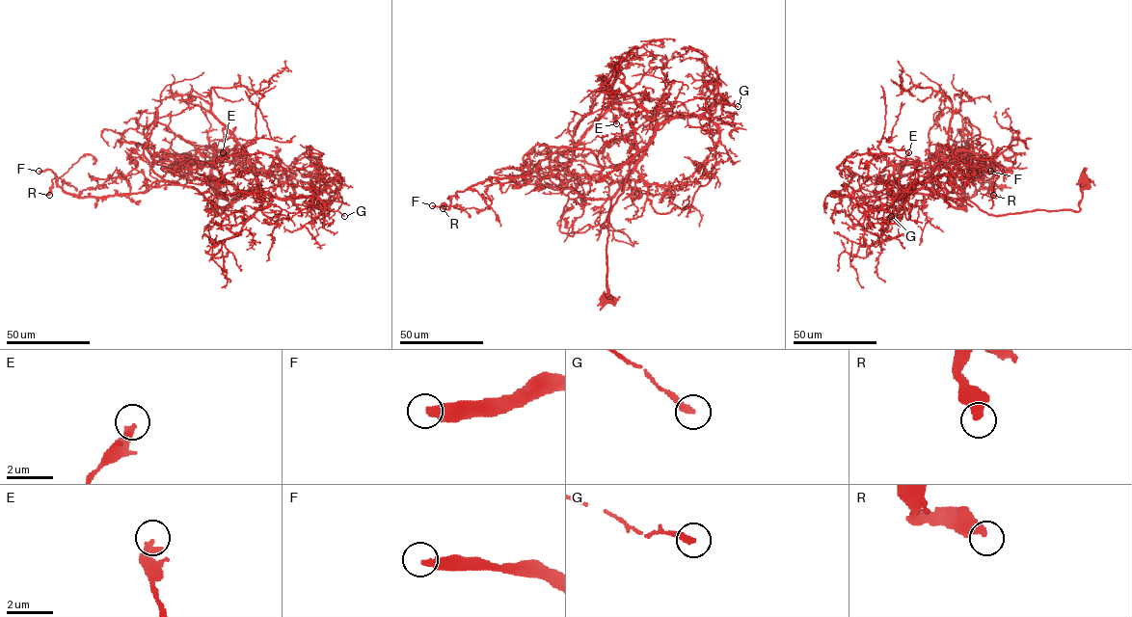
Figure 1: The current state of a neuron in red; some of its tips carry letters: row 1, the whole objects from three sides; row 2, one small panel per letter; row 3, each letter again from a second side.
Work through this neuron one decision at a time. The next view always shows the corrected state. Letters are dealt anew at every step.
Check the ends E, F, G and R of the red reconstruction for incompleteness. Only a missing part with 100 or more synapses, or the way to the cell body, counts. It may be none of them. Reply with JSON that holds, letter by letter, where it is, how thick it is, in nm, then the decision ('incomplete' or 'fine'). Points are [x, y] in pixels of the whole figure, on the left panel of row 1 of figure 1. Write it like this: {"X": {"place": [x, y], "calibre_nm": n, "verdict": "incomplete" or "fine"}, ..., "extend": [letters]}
{"E": {"place": [223, 152], "calibre_nm": 380, "verdict": "fine"}, "F": {"place": [39, 171], "calibre_nm": 400, "verdict": "incomplete"}, "G": {"place": [344, 216], "calibre_nm": 300, "verdict": "fine"}, "R": {"place": [49, 195], "calibre_nm": 440, "verdict": "fine"}, "extend": ["F"]}

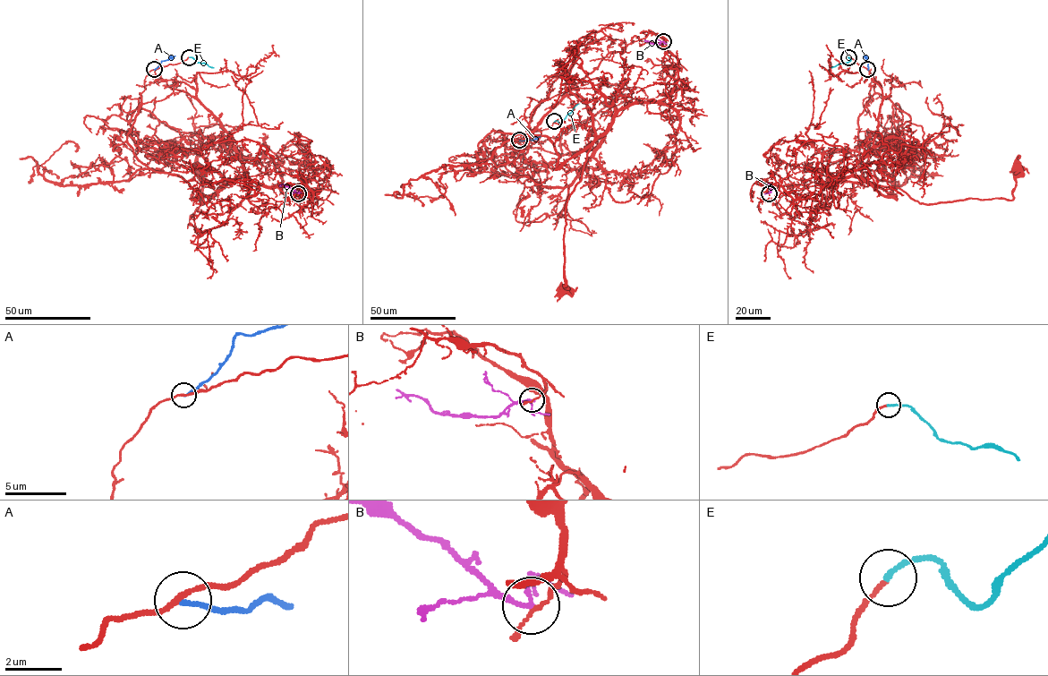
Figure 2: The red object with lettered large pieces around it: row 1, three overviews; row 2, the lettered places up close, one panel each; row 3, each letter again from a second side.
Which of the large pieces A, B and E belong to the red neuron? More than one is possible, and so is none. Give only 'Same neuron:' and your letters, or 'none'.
Same neuron: E

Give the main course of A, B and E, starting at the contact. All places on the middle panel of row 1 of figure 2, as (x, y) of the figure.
A: (519, 140), (532, 140), (541, 135)
B: (663, 41), (655, 43), (644, 41)
E: (554, 122), (560, 123), (578, 104)

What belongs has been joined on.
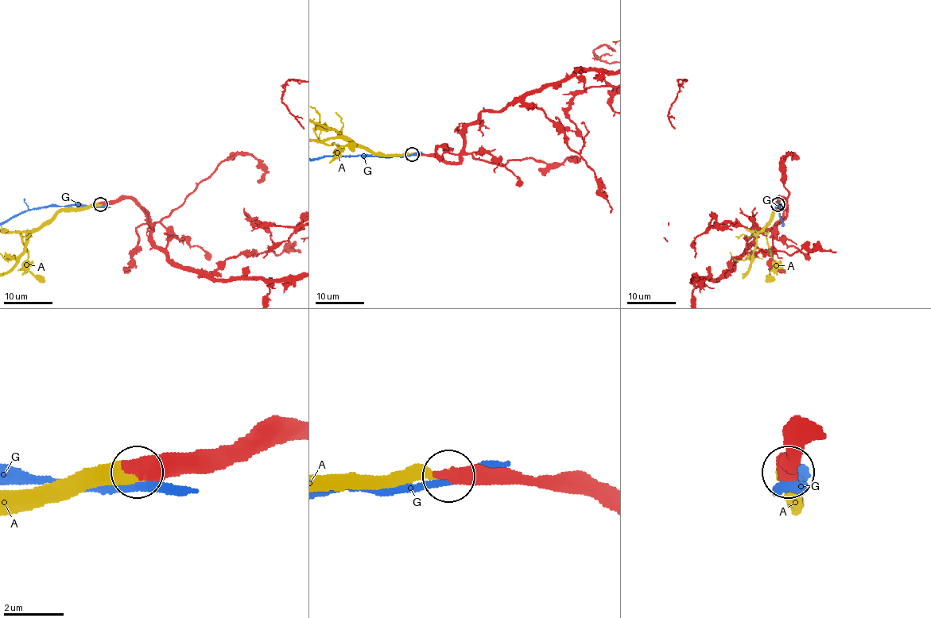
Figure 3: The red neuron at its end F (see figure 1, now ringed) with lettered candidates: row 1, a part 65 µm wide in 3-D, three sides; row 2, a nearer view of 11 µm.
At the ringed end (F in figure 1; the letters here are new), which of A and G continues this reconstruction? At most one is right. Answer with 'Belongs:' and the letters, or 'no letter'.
Belongs: A

